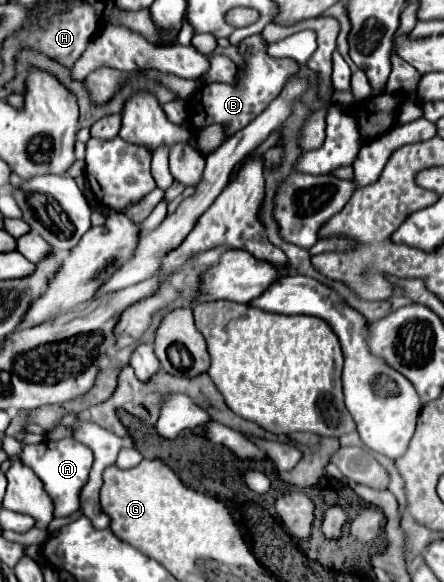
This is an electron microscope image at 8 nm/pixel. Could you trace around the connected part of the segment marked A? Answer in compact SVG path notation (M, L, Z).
M63 438L63 440L45 440L41 444L29 444L23 446L21 452L23 464L33 468L33 472L43 480L43 486L47 486L49 496L55 500L55 516L69 516L81 506L81 490L89 480L89 470L93 466L93 452L89 446L77 442L75 438Z

